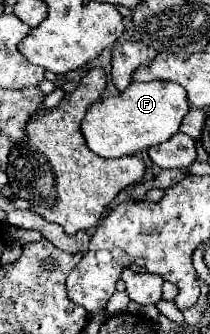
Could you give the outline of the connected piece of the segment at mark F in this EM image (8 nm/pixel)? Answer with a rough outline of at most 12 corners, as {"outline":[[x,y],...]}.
{"outline":[[132,81],[82,119],[100,157],[170,139],[190,103],[172,81]]}

